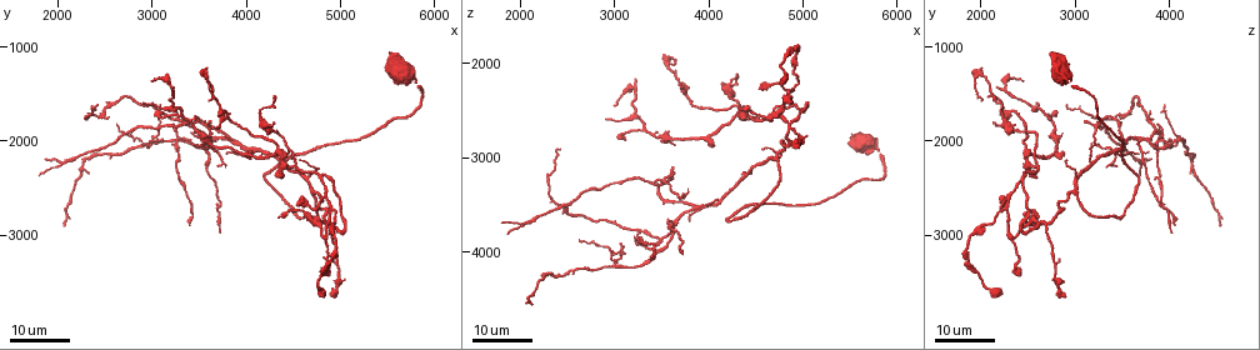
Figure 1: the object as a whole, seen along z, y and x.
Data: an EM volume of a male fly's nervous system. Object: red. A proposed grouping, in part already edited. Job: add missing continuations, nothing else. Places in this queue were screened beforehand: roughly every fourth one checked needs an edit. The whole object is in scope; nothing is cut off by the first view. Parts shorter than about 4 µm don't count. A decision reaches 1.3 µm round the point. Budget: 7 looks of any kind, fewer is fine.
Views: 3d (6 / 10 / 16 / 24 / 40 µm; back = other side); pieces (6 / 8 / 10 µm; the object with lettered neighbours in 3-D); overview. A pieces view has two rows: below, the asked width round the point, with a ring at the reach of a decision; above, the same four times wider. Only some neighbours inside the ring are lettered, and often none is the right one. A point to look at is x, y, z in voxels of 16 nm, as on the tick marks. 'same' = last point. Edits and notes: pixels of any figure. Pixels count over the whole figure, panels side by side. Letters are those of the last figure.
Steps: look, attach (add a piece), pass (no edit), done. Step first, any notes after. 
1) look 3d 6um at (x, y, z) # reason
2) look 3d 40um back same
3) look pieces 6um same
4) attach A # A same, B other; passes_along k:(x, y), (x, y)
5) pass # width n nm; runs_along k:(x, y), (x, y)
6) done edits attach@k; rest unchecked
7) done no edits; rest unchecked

look 3d 16um at (3060, 1700, 2820) # an open end

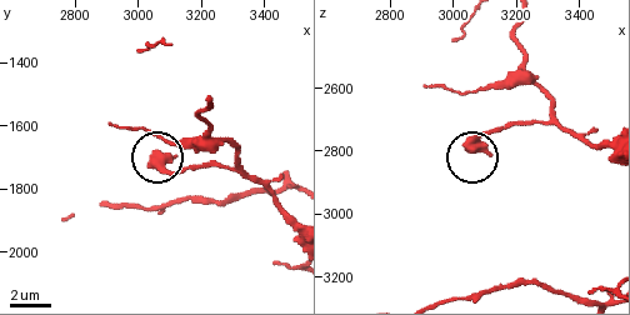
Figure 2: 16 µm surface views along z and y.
look pieces 8um same

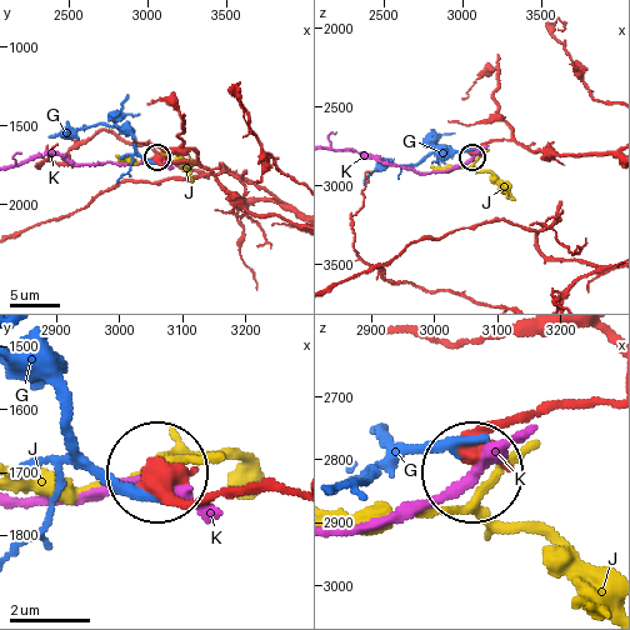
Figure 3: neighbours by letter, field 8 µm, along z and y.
pass # width 510 nm; G other, J other, K other; none of them fits

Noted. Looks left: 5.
look 3d 24um at (2080, 2920, 4520)

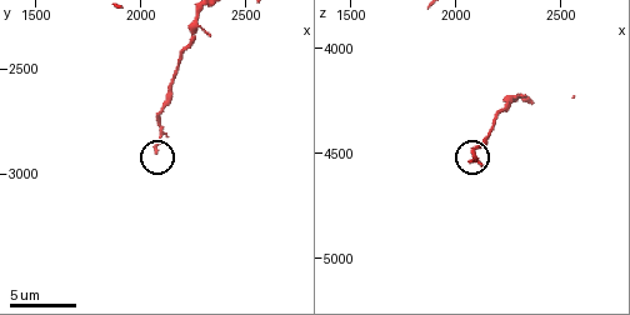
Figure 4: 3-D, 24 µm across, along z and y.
look pieces 8um at (2080, 2880, 4540)

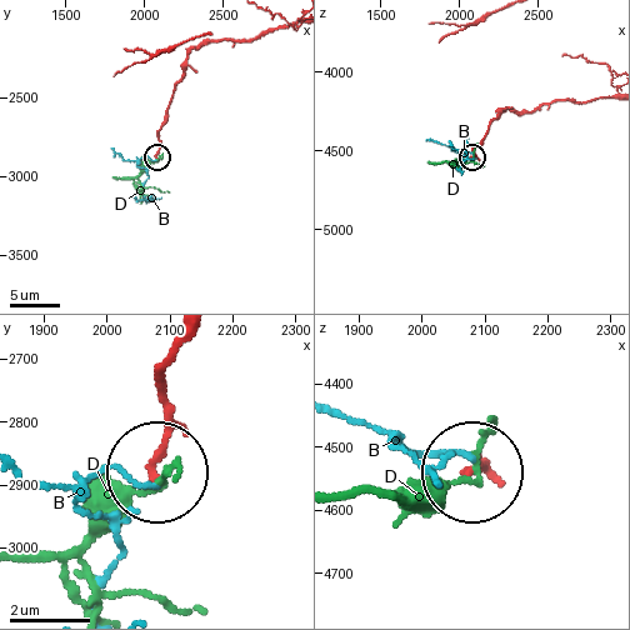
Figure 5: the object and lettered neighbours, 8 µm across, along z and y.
pass # B other, D other; runs_along 5:(233, 40), (194, 48), (169, 103), (155, 155); none of them fits

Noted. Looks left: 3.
look 3d 16um at (3620, 1820, 3120) # an open end

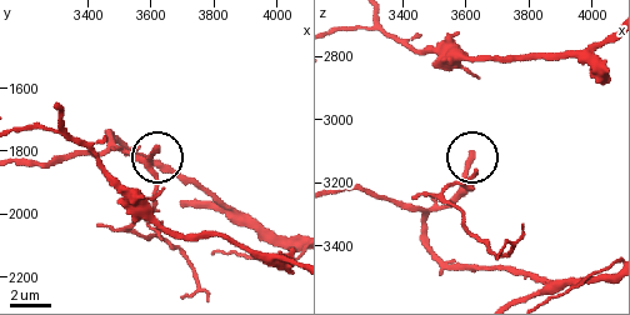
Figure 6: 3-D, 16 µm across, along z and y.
look pieces 8um at (3620, 1790, 3100) # see the neighbours

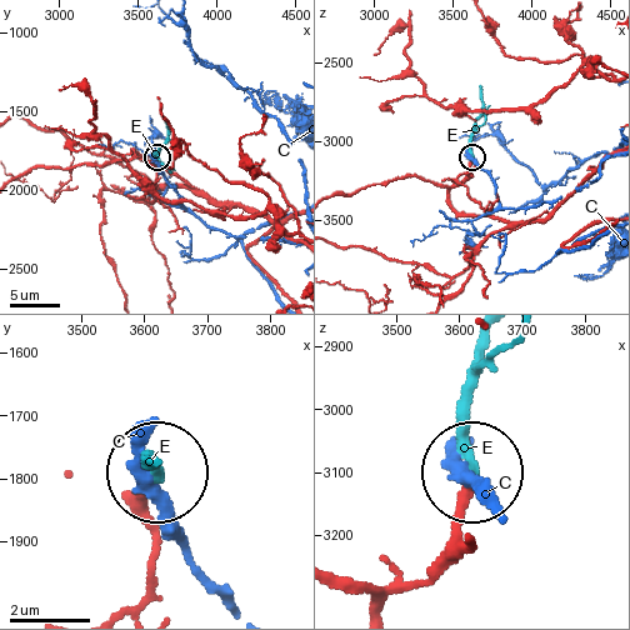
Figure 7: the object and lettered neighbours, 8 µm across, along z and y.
attach E # C other, E same; it goes on there

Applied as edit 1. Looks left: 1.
done edits attach@7; rest unchecked

